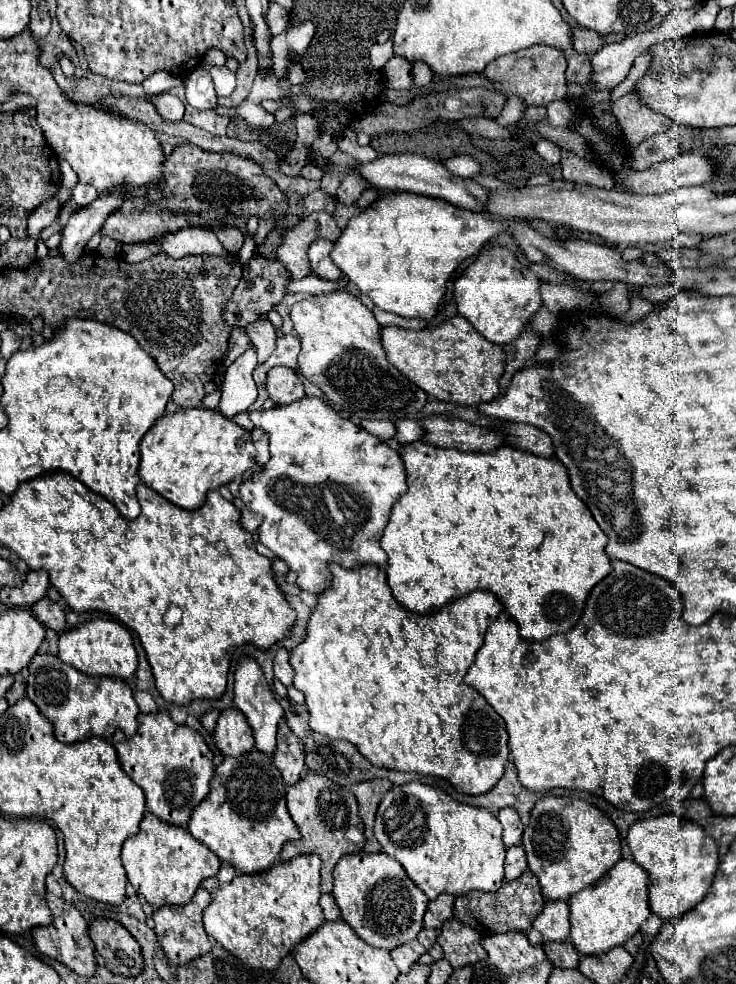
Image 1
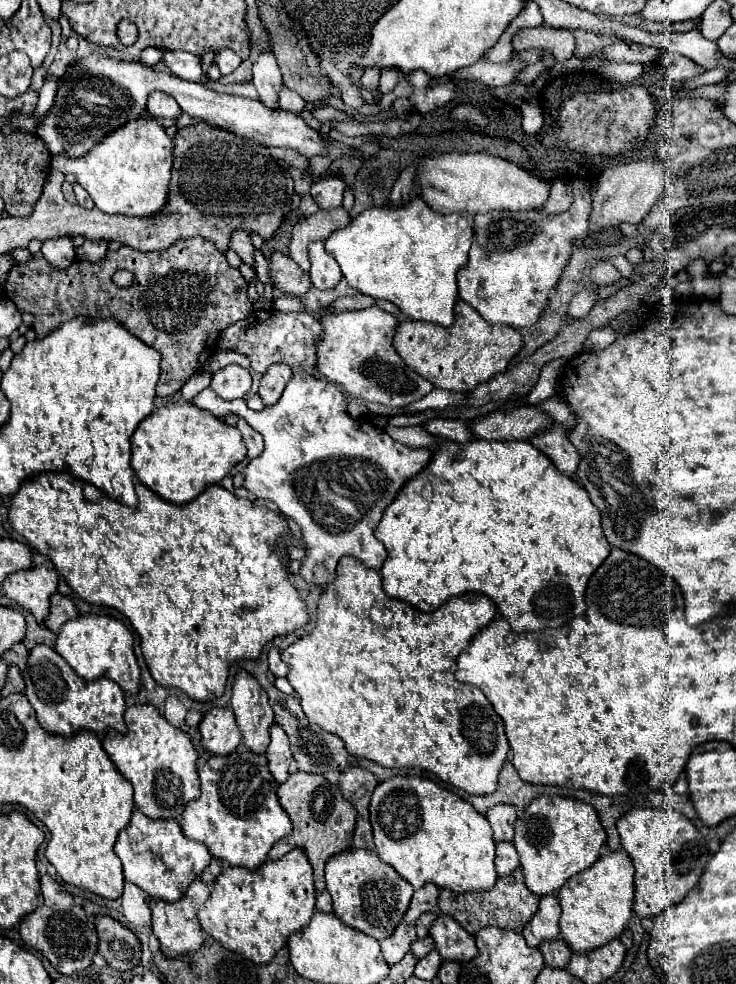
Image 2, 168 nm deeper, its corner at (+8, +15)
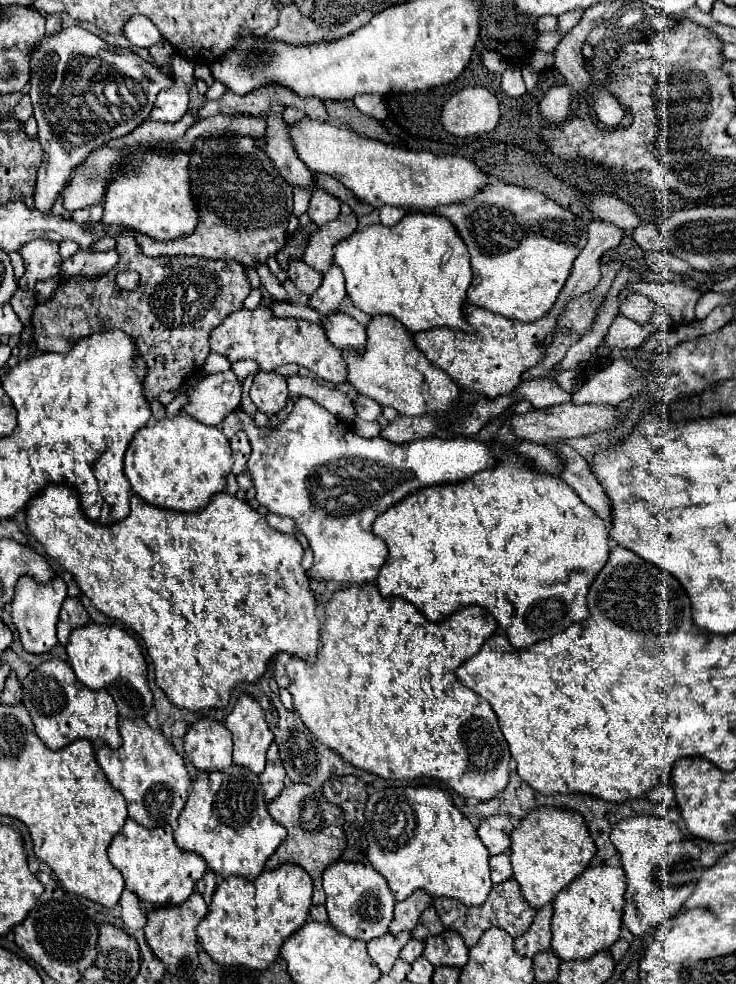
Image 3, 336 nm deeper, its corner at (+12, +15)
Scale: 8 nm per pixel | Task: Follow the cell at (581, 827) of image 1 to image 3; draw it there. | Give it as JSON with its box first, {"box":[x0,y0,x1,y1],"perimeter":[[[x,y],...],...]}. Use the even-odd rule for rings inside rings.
{"box":[510,808,596,910],"perimeter":[[[540,808],[532,812],[532,816],[526,816],[520,826],[512,830],[510,850],[514,880],[520,884],[524,900],[536,910],[550,904],[562,888],[584,872],[596,854],[584,820],[580,820],[576,812],[560,812],[560,808]]]}

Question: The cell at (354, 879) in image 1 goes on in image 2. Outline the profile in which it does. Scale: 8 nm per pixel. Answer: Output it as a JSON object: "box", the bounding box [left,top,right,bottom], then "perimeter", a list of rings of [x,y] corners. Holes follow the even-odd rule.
{"box":[326,850,412,940],"perimeter":[[[344,850],[326,864],[326,888],[334,902],[334,914],[348,926],[370,934],[378,940],[388,938],[396,926],[402,922],[410,898],[412,884],[398,876],[398,872],[388,866],[376,852],[370,850]]]}

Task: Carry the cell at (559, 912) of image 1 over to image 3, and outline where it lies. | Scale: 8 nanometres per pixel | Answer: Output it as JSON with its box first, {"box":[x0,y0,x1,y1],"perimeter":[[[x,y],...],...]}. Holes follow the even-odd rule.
{"box":[514,904,554,958],"perimeter":[[[550,904],[538,908],[530,930],[514,940],[514,950],[516,950],[520,956],[532,958],[532,956],[538,954],[538,952],[550,950],[550,938],[552,938],[552,936],[550,936],[550,920],[552,920],[552,912],[554,912],[554,910],[552,910]]]}

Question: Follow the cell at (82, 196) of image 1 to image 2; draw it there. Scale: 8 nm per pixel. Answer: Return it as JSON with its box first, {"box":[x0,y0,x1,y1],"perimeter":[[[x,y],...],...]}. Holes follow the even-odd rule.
{"box":[72,182,94,208],"perimeter":[[[74,182],[72,186],[74,186],[74,194],[76,194],[78,204],[80,204],[80,206],[84,206],[84,208],[94,208],[94,202],[92,202],[92,198],[88,196],[88,192],[86,192],[78,182]]]}

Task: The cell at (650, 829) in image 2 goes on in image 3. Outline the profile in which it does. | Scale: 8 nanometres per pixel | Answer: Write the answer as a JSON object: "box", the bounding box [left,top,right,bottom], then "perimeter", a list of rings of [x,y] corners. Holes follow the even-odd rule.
{"box":[610,816,704,938],"perimeter":[[[652,816],[626,818],[610,834],[612,844],[620,854],[620,864],[626,874],[626,906],[622,924],[632,936],[642,938],[654,932],[666,918],[680,912],[688,896],[694,892],[704,868],[700,864],[700,848],[682,836],[676,824]]]}

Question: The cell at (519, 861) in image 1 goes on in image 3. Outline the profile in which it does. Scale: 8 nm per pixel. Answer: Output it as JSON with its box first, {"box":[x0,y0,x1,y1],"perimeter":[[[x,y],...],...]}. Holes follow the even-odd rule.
{"box":[490,852,512,884],"perimeter":[[[510,852],[498,854],[490,858],[490,880],[492,884],[500,884],[504,880],[512,878],[512,868],[510,868]]]}

